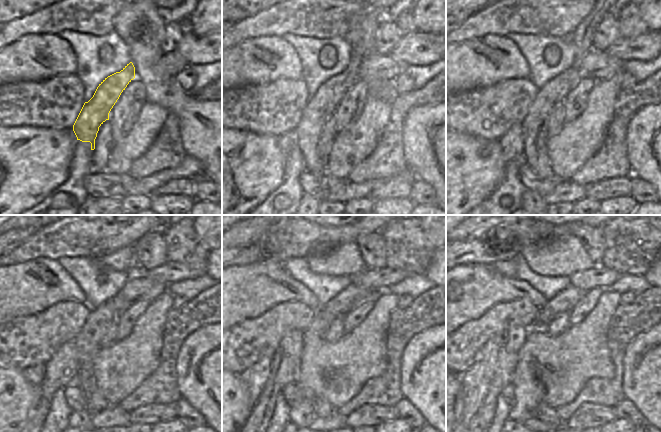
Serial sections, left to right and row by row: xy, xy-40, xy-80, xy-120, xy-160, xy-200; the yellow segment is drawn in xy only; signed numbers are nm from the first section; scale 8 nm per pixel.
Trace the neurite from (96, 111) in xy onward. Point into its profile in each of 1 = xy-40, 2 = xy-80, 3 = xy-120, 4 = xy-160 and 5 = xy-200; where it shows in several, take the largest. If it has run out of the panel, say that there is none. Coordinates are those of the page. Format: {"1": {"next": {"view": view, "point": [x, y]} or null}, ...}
{"1": {"next": {"view": "xy-40", "point": [322, 104]}}, "2": {"next": {"view": "xy-80", "point": [534, 126]}}, "3": {"next": {"view": "xy-120", "point": [88, 342]}}, "4": {"next": {"view": "xy-160", "point": [315, 333]}}, "5": {"next": {"view": "xy-200", "point": [544, 413]}}}

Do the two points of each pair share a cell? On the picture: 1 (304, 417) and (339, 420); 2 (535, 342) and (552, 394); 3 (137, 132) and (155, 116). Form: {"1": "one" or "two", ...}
{"1": "two", "2": "one", "3": "one"}

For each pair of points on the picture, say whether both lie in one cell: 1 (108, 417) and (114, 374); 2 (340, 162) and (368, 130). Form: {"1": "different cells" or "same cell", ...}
{"1": "different cells", "2": "same cell"}

